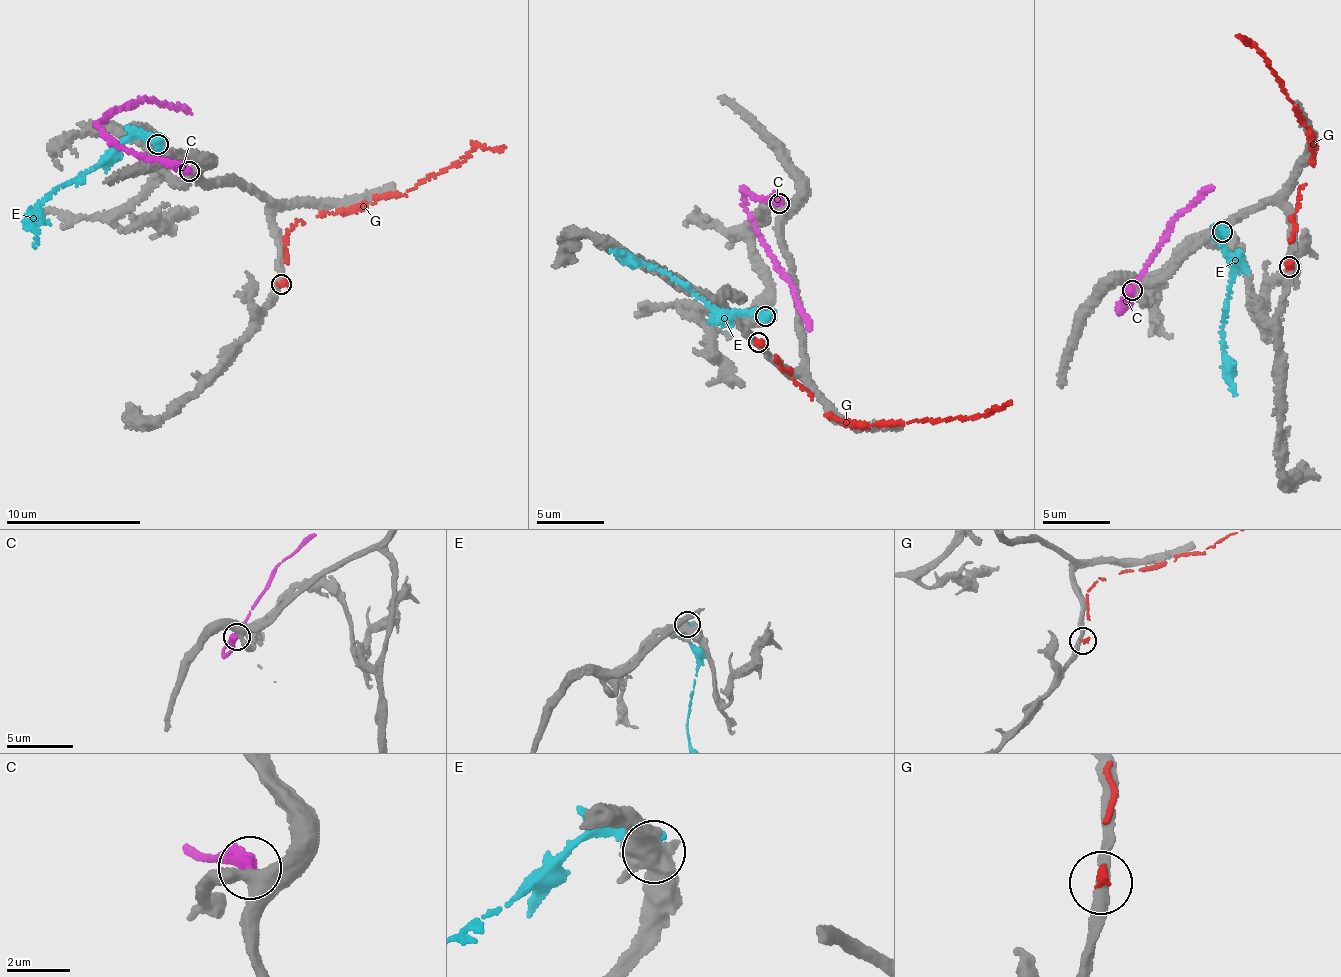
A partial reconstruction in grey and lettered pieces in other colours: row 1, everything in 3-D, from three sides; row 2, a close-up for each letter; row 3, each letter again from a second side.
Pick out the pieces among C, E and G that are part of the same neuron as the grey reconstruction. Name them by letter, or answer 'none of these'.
none of these

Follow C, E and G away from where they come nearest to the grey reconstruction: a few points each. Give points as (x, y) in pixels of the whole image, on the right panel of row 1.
C: (1132, 290), (1125, 308), (1118, 306), (1168, 240), (1174, 220), (1213, 187)
E: (1223, 231), (1219, 236), (1232, 265), (1223, 341), (1229, 378), (1236, 394)
G: (1288, 267), (1297, 205), (1313, 166), (1310, 130), (1256, 47), (1236, 35)

